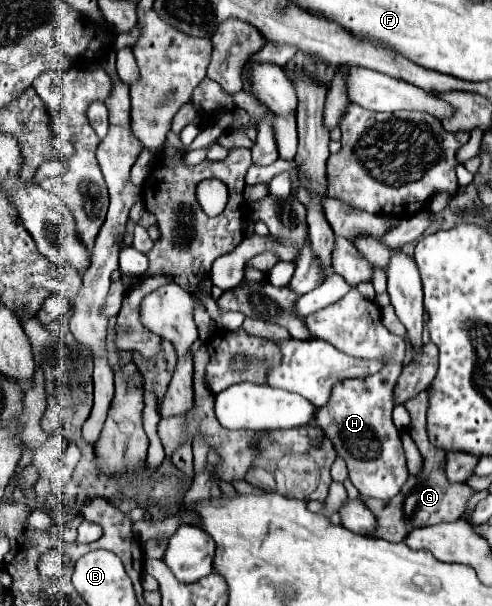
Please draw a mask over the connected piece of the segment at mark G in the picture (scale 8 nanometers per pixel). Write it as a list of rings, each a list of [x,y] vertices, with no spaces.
[[[423,391],[421,395],[407,399],[405,409],[411,415],[411,425],[407,427],[407,433],[413,437],[413,441],[419,447],[419,453],[423,457],[423,467],[417,475],[409,475],[405,487],[401,489],[403,493],[395,495],[389,501],[381,499],[369,499],[363,497],[365,505],[371,505],[373,515],[379,521],[379,527],[375,531],[375,537],[387,539],[387,541],[403,541],[407,533],[415,527],[427,527],[427,525],[437,525],[443,521],[457,521],[467,509],[467,501],[475,495],[475,491],[467,483],[451,483],[445,475],[445,463],[447,463],[447,453],[445,449],[435,447],[429,441],[427,435],[427,409],[429,409],[429,391]]]

